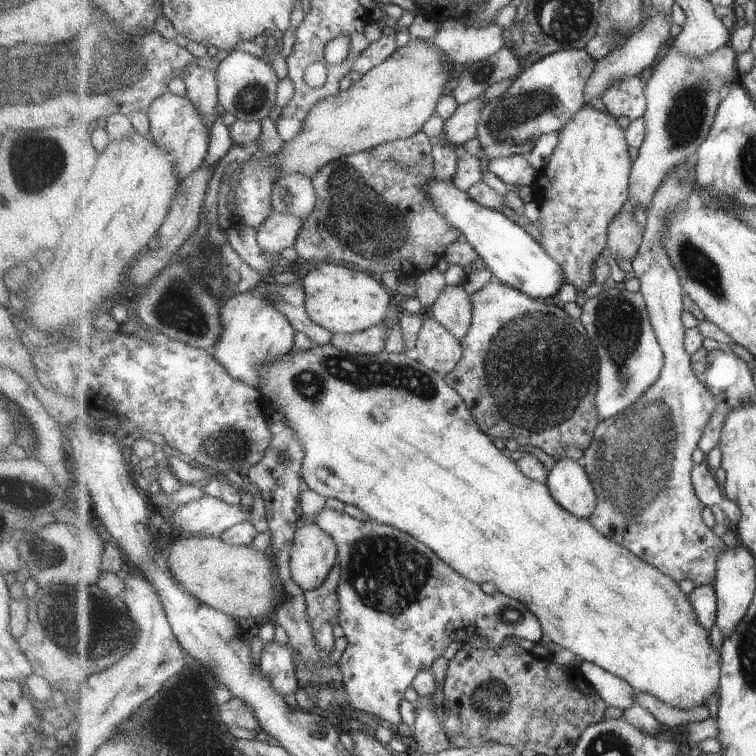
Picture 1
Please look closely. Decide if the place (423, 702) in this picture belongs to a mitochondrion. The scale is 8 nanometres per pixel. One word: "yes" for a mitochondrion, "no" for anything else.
no

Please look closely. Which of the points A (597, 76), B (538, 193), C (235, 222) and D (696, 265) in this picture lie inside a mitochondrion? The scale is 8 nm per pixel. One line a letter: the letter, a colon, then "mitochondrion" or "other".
A: other
B: other
C: other
D: mitochondrion

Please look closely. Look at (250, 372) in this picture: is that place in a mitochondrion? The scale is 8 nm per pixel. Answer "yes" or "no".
no

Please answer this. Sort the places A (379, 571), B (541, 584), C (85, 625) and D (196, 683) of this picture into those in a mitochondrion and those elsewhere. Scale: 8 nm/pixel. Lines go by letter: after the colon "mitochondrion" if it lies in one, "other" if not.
A: mitochondrion
B: other
C: mitochondrion
D: other

